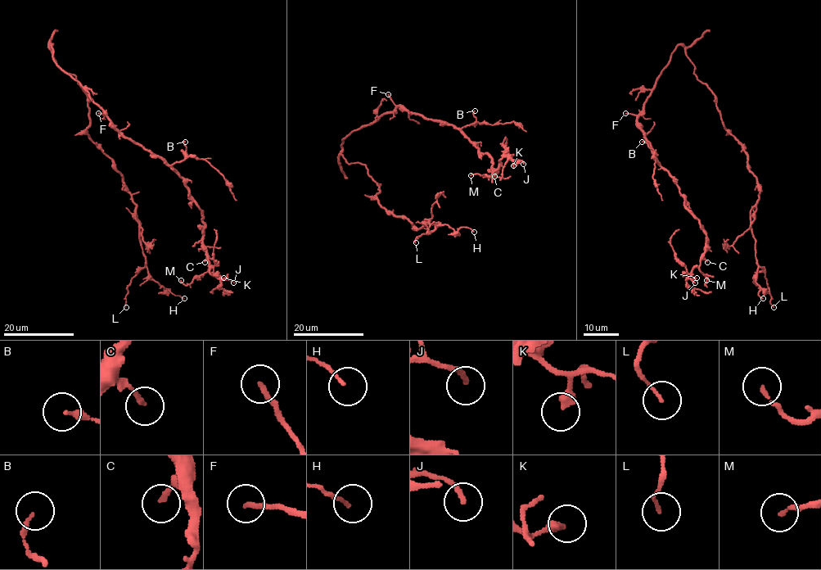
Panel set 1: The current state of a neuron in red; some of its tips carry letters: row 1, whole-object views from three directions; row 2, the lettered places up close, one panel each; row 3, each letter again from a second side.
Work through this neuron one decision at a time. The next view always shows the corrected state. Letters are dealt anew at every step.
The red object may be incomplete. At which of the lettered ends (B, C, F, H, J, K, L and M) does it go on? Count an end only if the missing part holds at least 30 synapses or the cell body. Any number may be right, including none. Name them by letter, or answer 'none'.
none

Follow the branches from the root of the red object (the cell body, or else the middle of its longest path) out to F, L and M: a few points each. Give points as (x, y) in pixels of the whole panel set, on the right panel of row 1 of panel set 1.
F: (669, 62), (657, 78), (644, 107), (637, 115), (625, 113)
L: (669, 62), (681, 45), (714, 96), (723, 126), (746, 155), (760, 192), (751, 223), (755, 256), (773, 307)
M: (669, 62), (637, 125), (706, 236), (699, 267), (707, 276), (705, 285), (706, 280)

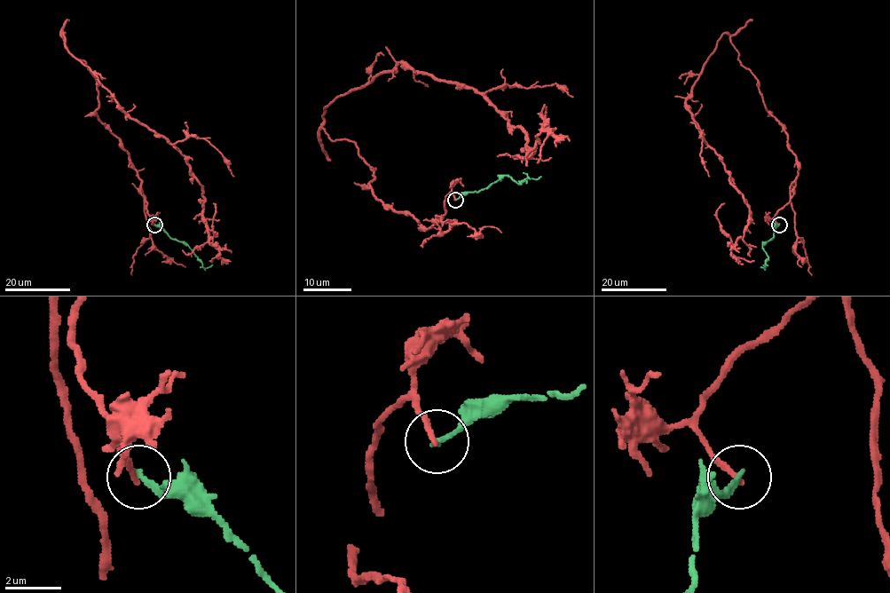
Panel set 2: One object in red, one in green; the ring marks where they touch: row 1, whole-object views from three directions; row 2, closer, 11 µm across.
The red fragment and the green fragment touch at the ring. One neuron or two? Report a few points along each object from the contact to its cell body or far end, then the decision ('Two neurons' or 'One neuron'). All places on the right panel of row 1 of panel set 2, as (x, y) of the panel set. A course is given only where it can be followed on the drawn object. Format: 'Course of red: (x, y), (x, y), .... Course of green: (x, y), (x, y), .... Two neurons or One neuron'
Course of red: (778, 224), (799, 164), (724, 33), (686, 107), (749, 209), (734, 244), (717, 217), (724, 202). Course of green: (778, 224), (772, 239), (762, 246), (768, 257), (765, 268), (763, 264). Two neurons

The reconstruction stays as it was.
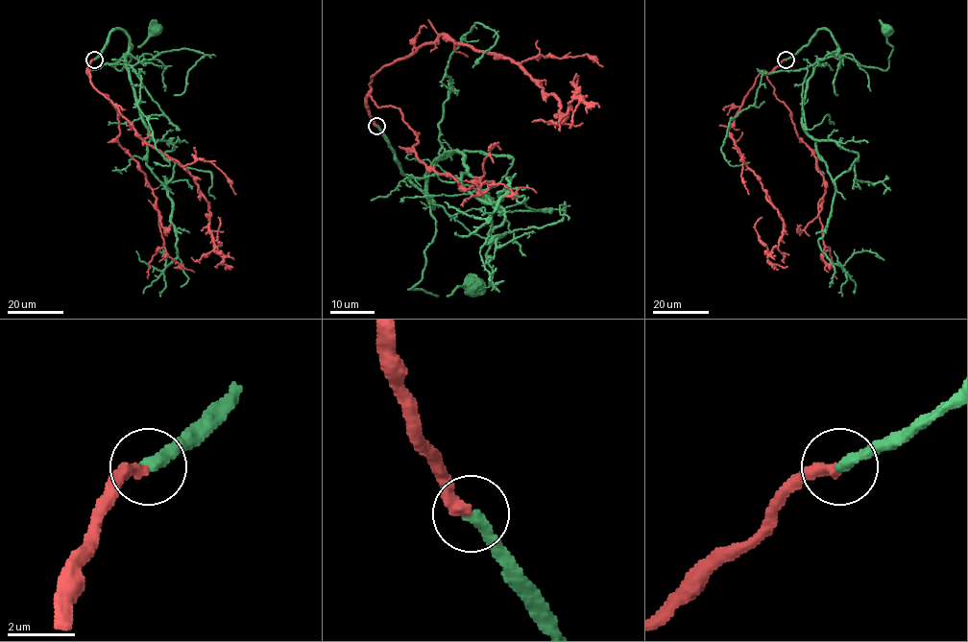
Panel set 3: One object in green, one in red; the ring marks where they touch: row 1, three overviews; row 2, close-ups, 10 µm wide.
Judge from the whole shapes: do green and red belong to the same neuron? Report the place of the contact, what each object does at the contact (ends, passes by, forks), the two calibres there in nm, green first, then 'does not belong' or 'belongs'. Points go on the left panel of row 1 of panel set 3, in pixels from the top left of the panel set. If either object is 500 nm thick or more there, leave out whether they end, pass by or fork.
(94, 59) | green ends | red ends | 340/360 nm | belongs

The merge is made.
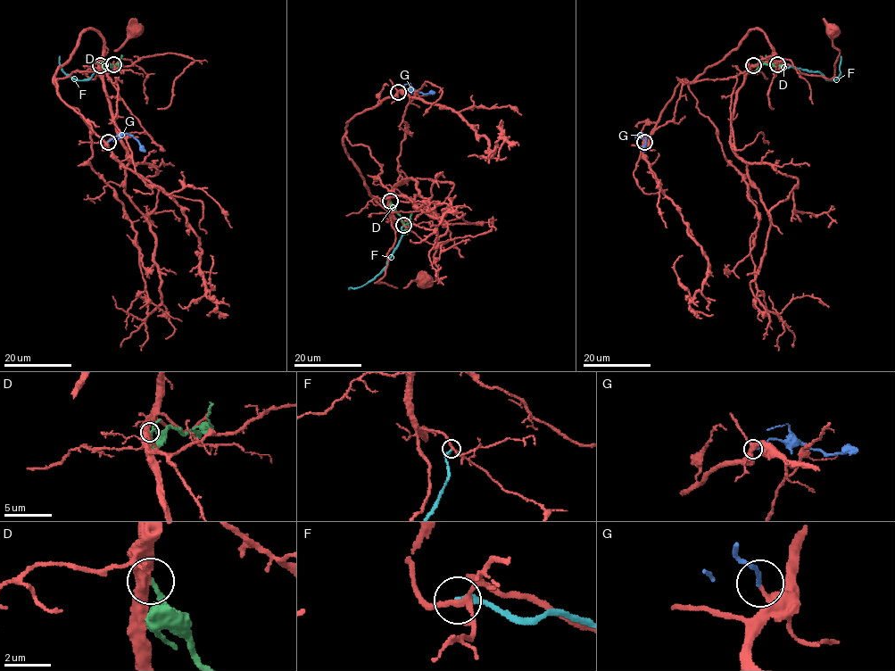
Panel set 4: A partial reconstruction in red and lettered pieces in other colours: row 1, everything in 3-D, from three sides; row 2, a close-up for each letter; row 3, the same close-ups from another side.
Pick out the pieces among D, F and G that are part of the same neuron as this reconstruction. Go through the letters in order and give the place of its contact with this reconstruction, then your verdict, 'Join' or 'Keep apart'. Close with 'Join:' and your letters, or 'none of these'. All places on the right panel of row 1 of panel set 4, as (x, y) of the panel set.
D: Touches red at (753, 65). Keep apart
F: Touches red at (777, 64). Keep apart
G: Touches red at (644, 142). Join
Join: G

